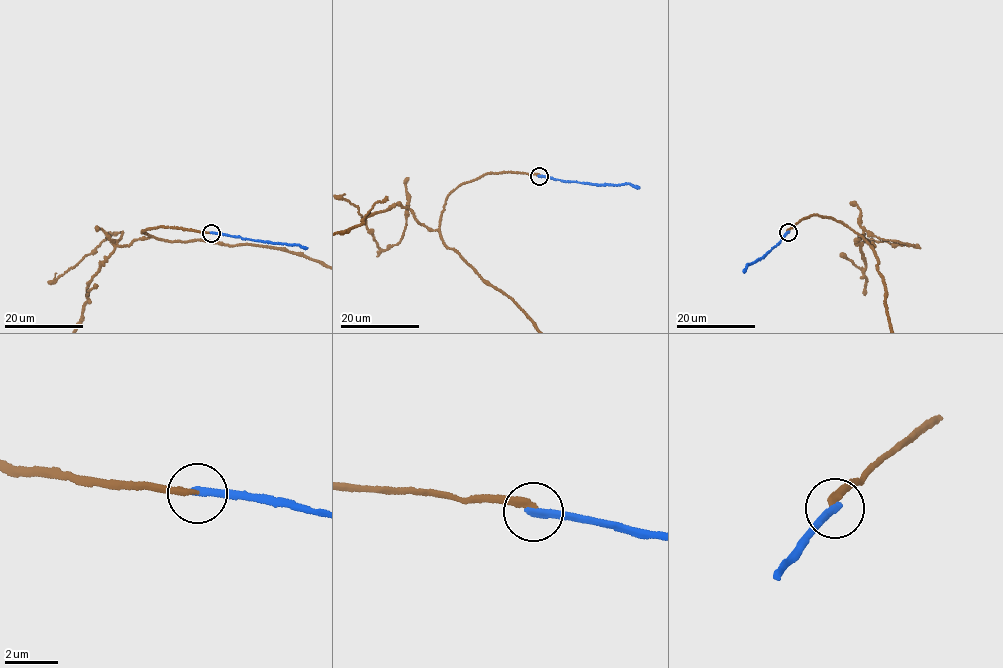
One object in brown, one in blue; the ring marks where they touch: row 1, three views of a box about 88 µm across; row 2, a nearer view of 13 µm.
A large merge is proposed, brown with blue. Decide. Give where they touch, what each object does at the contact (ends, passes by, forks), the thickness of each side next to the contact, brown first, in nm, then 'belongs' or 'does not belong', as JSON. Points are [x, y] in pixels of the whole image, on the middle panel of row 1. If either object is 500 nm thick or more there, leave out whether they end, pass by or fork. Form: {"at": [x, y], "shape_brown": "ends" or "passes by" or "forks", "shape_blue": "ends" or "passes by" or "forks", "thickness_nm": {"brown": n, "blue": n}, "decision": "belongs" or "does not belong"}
{"at": [539, 176], "shape_brown": "ends", "shape_blue": "ends", "thickness_nm": {"brown": 260, "blue": 320}, "decision": "does not belong"}

